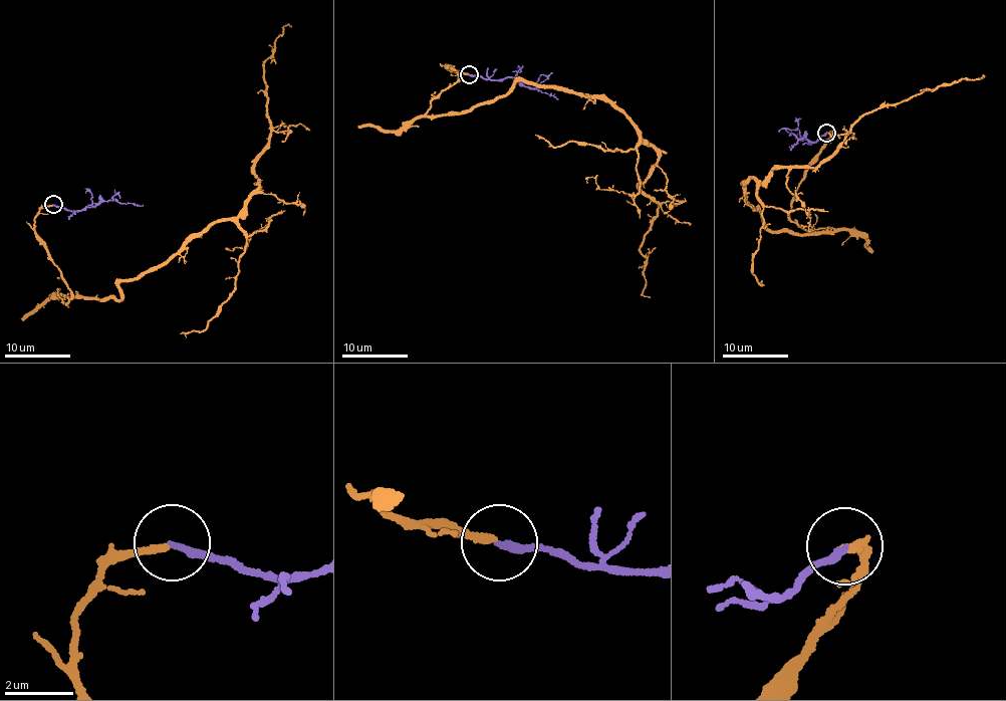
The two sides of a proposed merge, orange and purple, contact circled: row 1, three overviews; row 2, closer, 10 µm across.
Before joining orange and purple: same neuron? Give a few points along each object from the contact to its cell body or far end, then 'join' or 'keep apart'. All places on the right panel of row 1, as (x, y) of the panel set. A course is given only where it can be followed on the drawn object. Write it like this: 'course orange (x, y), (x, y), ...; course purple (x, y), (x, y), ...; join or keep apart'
course orange (826, 133), (789, 217), (833, 231), (767, 227), (744, 202), (752, 177), (813, 168), (865, 114), (980, 78); course purple (827, 133), (811, 143), (786, 130), (797, 128); join

